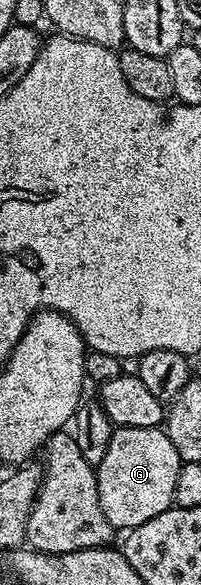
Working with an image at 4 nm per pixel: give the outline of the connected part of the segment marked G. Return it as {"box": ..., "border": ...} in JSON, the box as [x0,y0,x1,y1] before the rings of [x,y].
{"box":[95,428,181,530],"border":[[[113,428],[110,447],[106,447],[102,463],[95,466],[98,503],[102,503],[102,515],[106,515],[113,530],[133,529],[173,508],[174,482],[181,464],[163,428]]]}

